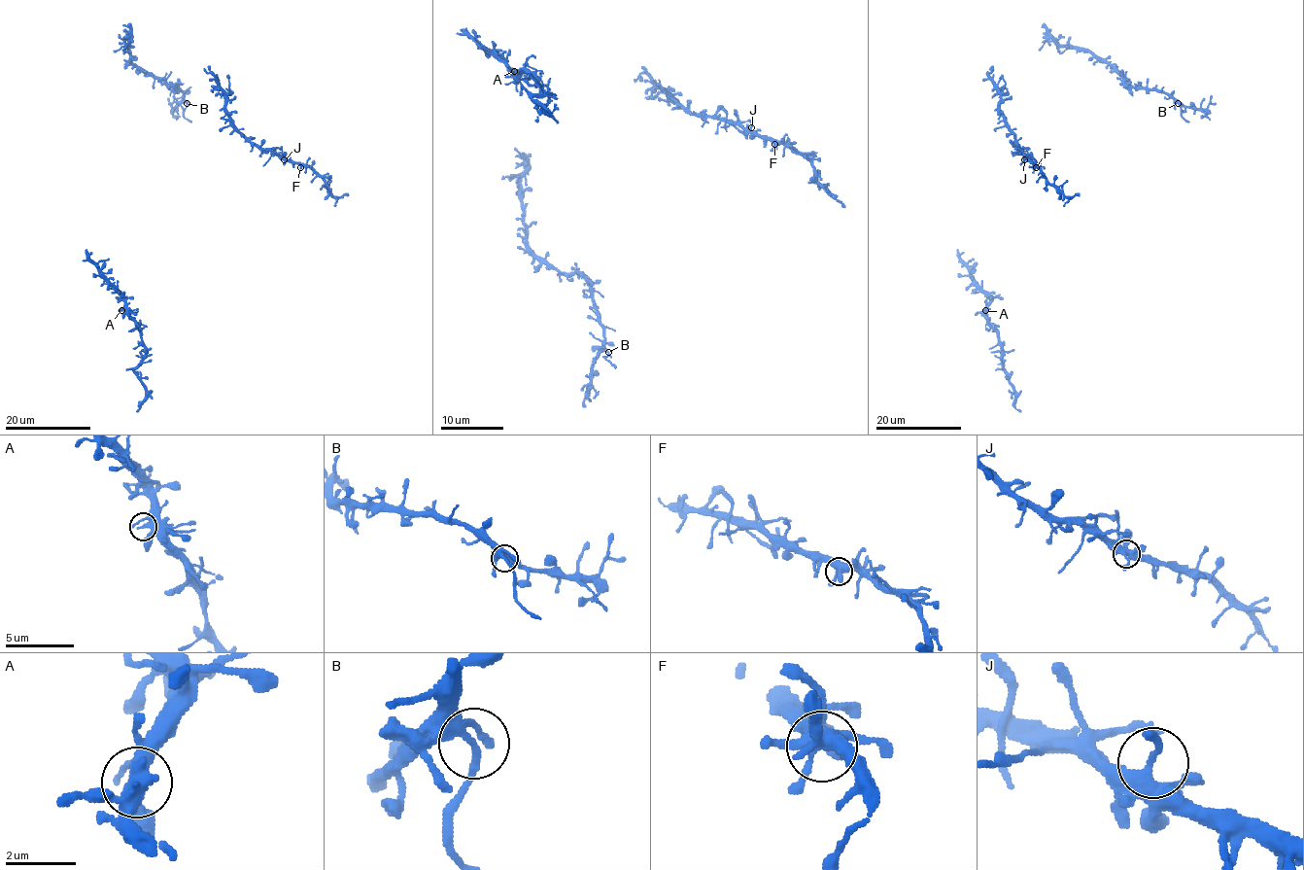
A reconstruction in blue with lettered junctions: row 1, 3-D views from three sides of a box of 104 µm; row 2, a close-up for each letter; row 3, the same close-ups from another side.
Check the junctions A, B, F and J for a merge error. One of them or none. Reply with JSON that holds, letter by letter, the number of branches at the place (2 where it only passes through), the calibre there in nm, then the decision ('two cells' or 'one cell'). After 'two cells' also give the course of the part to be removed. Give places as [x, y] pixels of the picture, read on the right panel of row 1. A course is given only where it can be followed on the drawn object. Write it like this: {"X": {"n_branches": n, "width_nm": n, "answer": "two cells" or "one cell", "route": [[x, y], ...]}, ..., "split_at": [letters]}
{"A": {"n_branches": 3, "width_nm": 220, "answer": "one cell"}, "B": {"n_branches": 3, "width_nm": 220, "answer": "two cells", "route": [[1178, 103], [1182, 116], [1188, 122]]}, "F": {"n_branches": 3, "width_nm": 320, "answer": "one cell"}, "J": {"n_branches": 3, "width_nm": 300, "answer": "one cell"}, "split_at": ["B"]}

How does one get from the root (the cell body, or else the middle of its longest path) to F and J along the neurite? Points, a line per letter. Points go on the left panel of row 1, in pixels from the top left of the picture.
F: (229, 122), (250, 141), (264, 149), (275, 150), (300, 167)
J: (229, 122), (250, 141), (264, 149), (275, 150), (284, 159)

